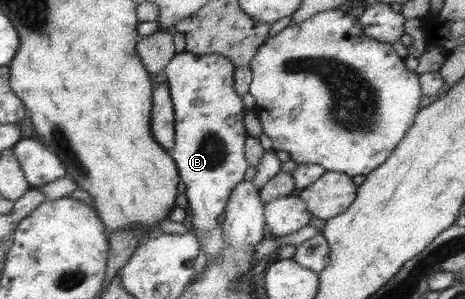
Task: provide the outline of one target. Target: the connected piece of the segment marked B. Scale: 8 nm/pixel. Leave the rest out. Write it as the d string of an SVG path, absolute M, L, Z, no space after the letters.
M183 51L175 53L163 71L173 105L174 137L169 156L174 160L179 180L184 183L199 249L207 261L213 261L225 247L218 217L224 213L231 189L248 169L243 154L248 134L242 126L246 110L233 88L235 67L221 55L194 55Z

